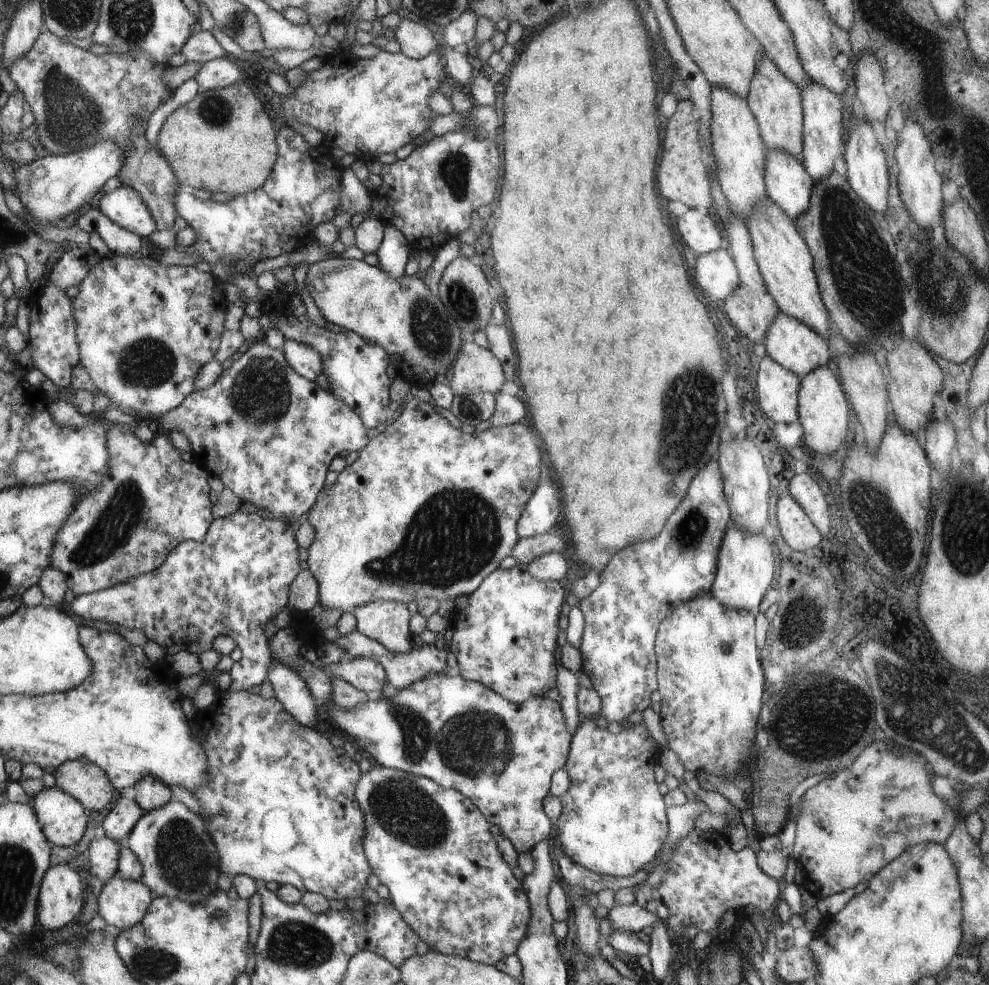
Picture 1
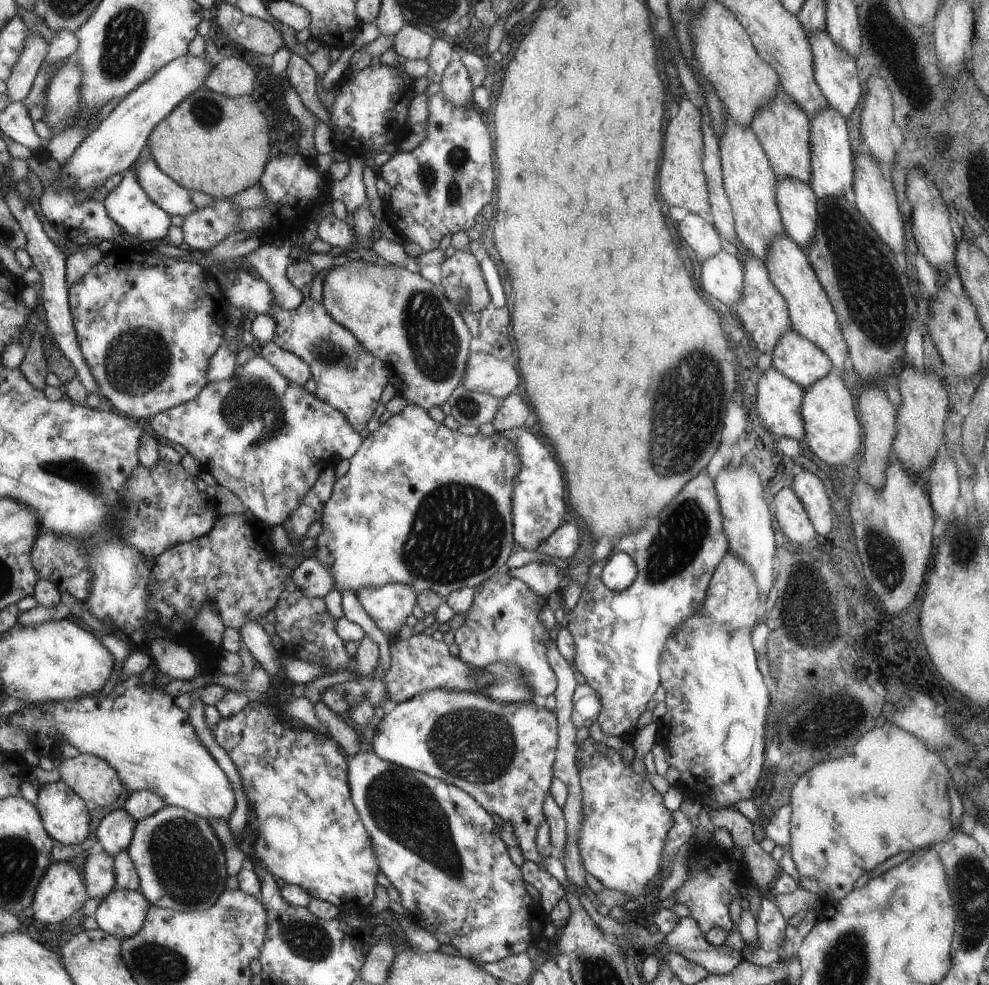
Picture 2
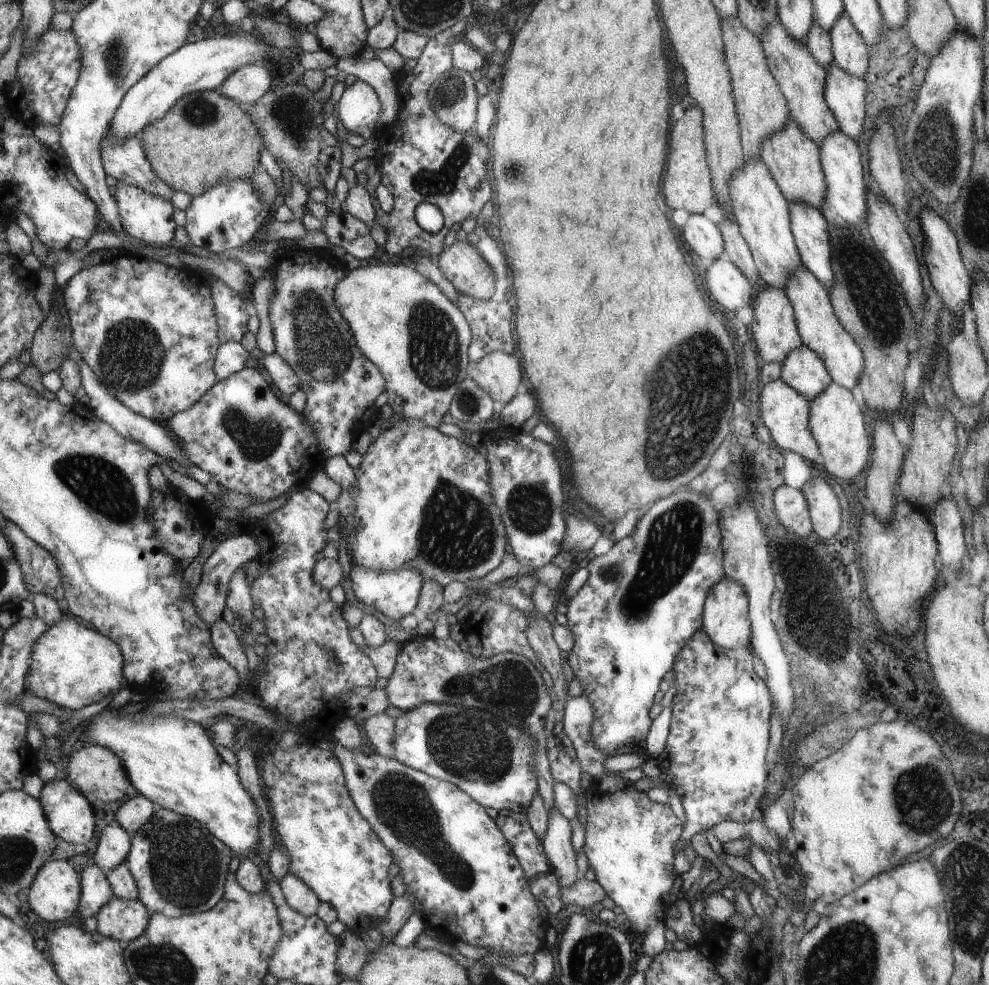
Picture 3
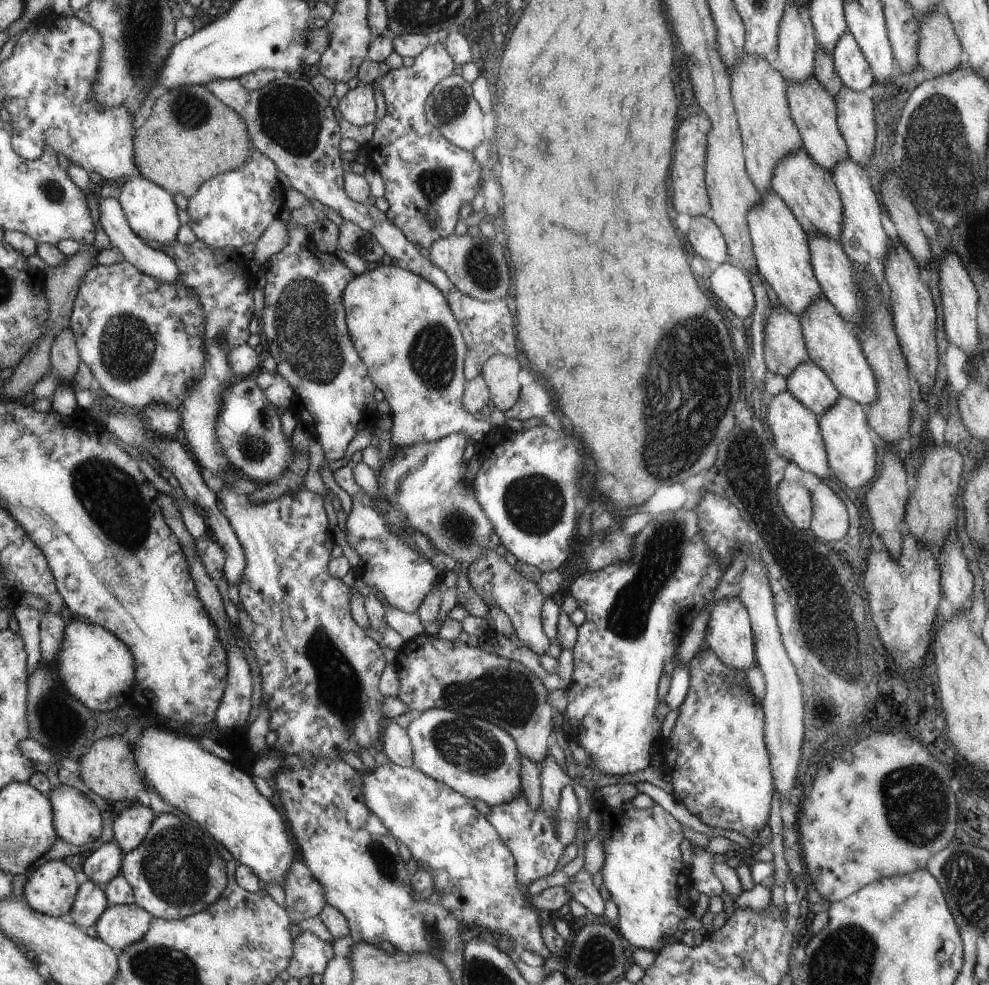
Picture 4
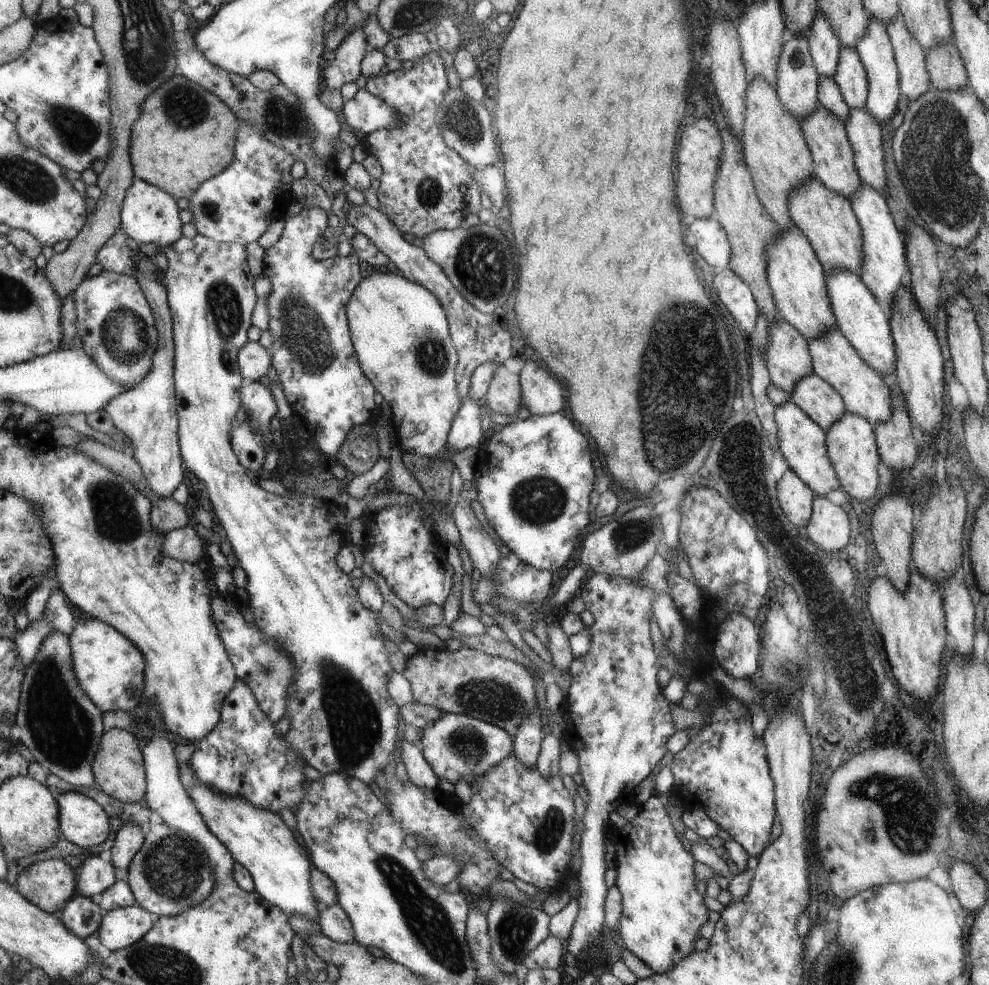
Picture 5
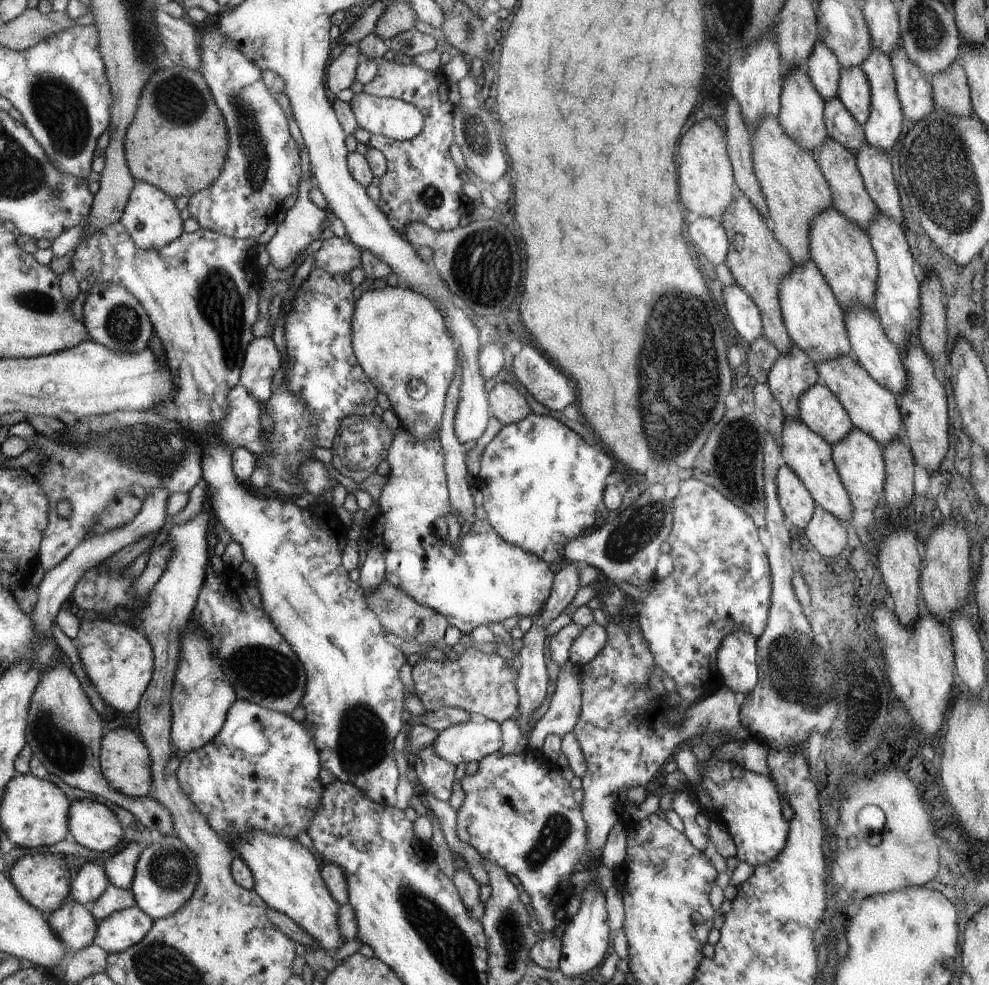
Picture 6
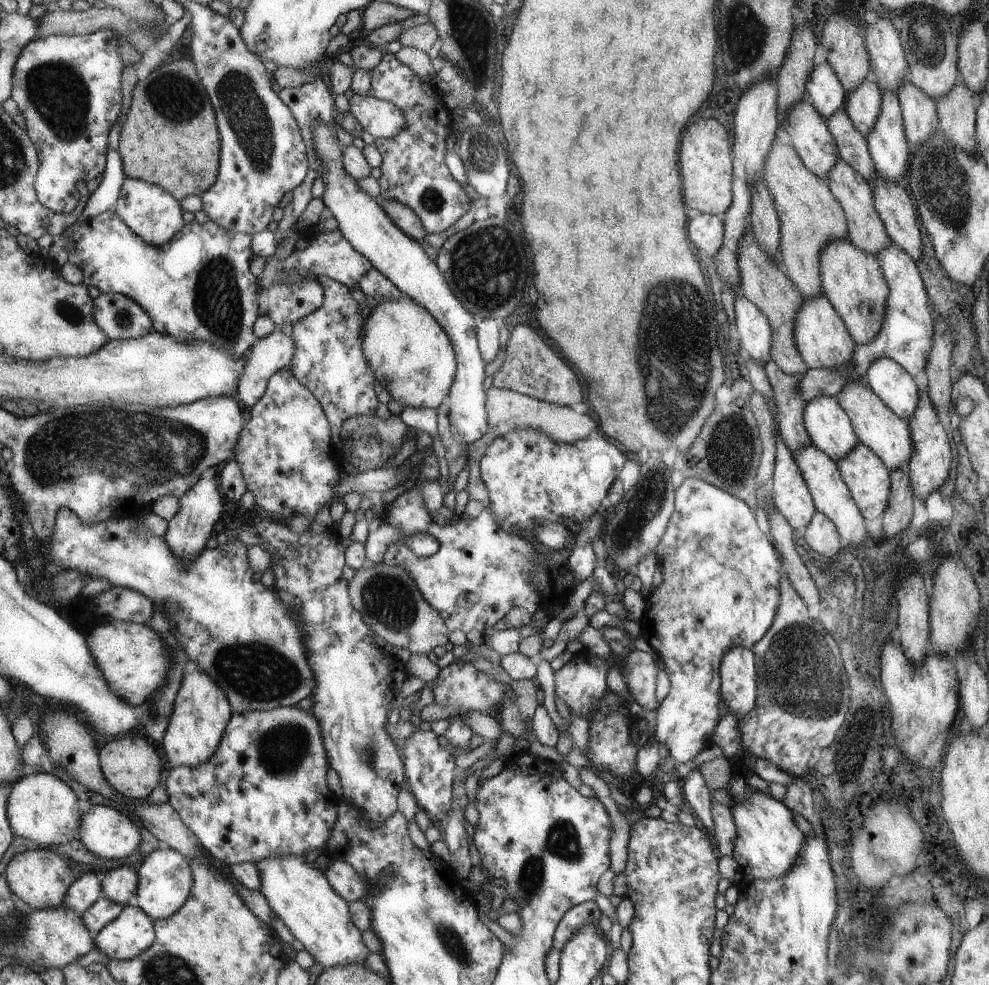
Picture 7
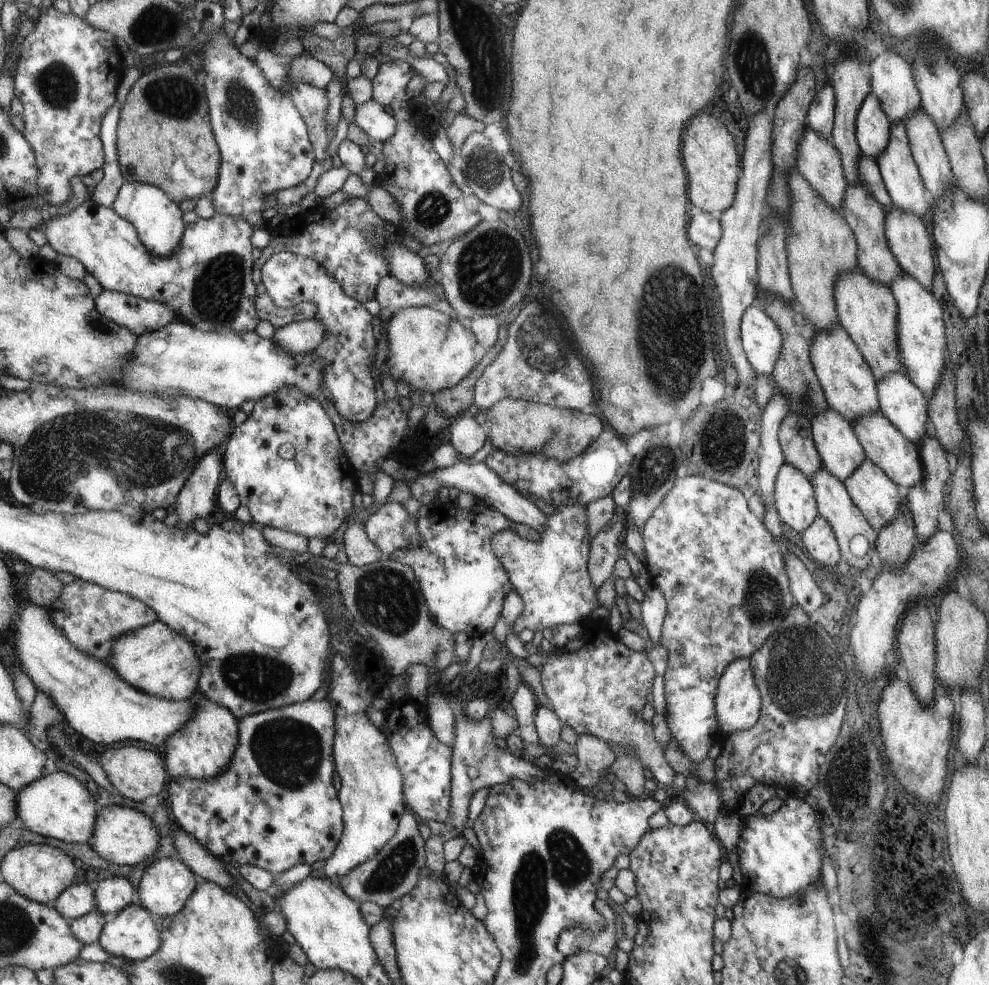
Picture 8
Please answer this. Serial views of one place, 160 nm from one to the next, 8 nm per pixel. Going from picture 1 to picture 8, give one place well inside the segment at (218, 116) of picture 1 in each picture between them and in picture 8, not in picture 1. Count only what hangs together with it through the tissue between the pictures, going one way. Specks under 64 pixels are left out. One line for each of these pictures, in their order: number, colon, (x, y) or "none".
2: (216, 144)
3: (204, 140)
4: (191, 135)
5: (186, 134)
6: (179, 141)
7: (170, 137)
8: (166, 138)

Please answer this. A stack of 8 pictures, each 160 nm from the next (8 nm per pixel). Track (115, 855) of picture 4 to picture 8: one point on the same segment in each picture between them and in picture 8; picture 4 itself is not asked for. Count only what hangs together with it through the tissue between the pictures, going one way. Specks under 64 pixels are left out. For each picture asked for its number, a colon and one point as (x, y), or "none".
5: (96, 875)
6: (91, 883)
7: (86, 891)
8: (79, 899)

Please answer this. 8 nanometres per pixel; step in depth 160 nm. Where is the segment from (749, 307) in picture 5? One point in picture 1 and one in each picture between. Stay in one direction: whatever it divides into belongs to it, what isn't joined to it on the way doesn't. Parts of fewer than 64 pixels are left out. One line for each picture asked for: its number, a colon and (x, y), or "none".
1: (715, 272)
2: (720, 275)
3: (728, 285)
4: (732, 285)

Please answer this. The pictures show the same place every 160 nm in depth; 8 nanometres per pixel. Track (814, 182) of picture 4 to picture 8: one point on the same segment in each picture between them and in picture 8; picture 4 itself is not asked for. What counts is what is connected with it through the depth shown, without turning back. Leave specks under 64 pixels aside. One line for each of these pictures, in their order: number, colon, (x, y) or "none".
5: (825, 217)
6: (842, 252)
7: (852, 280)
8: (867, 311)

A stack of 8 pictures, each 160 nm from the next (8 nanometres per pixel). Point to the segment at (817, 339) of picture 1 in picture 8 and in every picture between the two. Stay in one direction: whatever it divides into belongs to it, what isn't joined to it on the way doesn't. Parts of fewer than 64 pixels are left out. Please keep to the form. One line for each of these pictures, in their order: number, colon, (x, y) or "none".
2: (796, 357)
3: (802, 369)
4: (808, 383)
5: (816, 398)
6: (819, 409)
7: (829, 428)
8: (841, 453)

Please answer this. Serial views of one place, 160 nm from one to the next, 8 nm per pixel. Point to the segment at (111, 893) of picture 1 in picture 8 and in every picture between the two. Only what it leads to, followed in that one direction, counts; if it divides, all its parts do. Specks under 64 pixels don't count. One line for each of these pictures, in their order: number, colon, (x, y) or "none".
2: (123, 913)
3: (124, 920)
4: (120, 925)
5: (121, 927)
6: (116, 934)
7: (134, 931)
8: (133, 935)

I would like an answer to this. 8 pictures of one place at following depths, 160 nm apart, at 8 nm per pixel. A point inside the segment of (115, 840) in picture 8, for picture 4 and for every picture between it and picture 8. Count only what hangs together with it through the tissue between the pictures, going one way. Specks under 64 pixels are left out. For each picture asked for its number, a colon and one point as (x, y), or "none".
4: (78, 821)
5: (84, 822)
6: (96, 827)
7: (105, 831)

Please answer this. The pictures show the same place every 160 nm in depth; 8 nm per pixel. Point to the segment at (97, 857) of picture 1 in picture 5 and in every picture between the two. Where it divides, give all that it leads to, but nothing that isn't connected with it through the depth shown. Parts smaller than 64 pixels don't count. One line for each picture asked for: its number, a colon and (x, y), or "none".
2: (100, 877)
3: (97, 891)
4: (92, 902)
5: (83, 915)

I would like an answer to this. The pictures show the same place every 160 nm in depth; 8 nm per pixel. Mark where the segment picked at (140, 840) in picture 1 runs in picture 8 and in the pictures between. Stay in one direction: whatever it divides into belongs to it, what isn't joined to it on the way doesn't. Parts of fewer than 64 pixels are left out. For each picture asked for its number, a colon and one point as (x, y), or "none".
2: (181, 862)
3: (181, 867)
4: (177, 871)
5: (172, 873)
6: (167, 876)
7: (166, 880)
8: (168, 885)

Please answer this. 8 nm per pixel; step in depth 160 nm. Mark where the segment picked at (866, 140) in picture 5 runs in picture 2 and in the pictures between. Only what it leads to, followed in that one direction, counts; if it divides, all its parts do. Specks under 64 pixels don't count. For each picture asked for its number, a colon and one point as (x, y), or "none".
2: (834, 70)
3: (845, 94)
4: (855, 117)

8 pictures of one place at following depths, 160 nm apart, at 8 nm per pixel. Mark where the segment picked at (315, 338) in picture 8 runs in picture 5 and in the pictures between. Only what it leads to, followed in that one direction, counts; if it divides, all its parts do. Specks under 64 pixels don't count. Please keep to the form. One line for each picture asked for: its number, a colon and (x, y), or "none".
5: (253, 360)
6: (261, 360)
7: (273, 352)

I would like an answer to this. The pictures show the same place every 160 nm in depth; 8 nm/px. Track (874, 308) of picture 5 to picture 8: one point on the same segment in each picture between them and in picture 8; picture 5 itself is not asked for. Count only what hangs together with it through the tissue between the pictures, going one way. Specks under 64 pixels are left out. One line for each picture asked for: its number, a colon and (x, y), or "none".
6: (870, 348)
7: (892, 384)
8: (902, 404)

